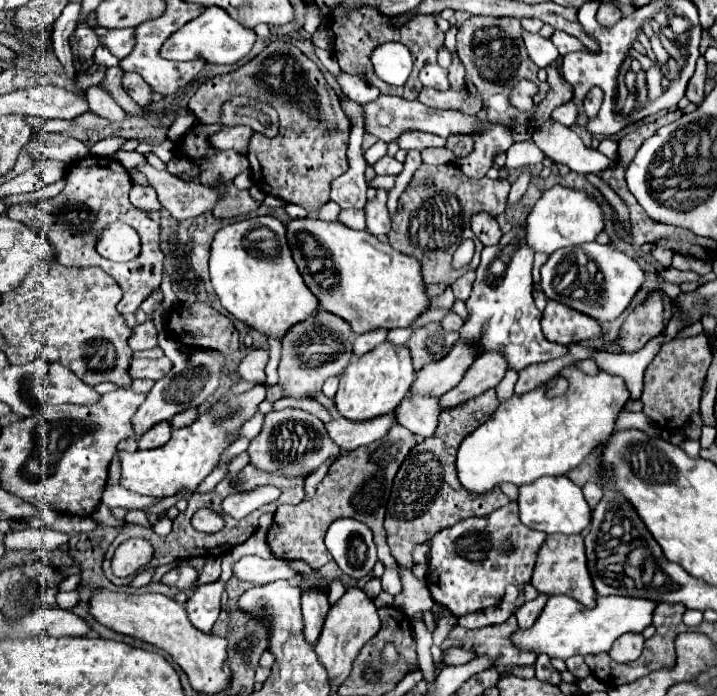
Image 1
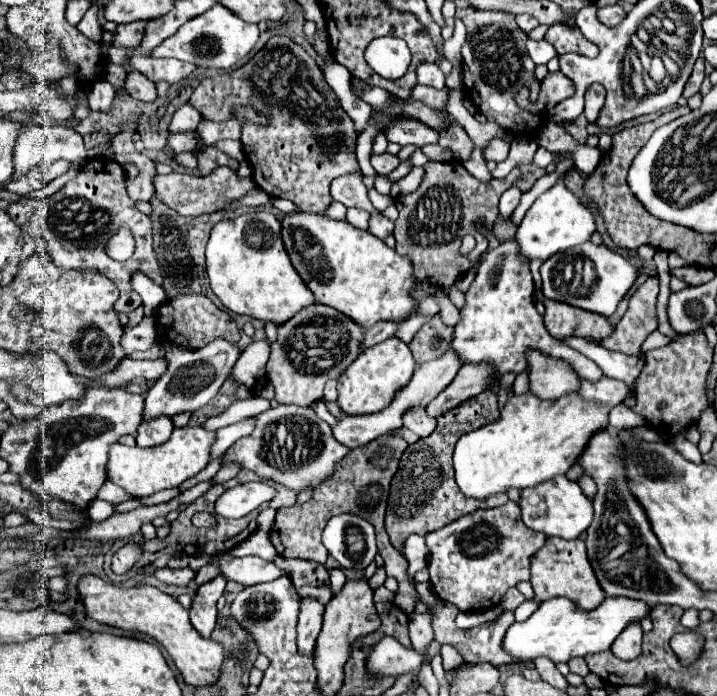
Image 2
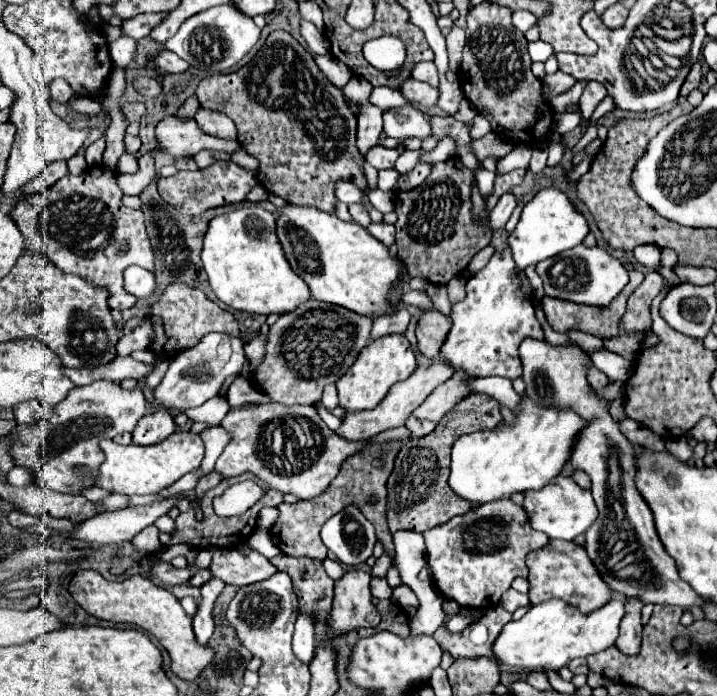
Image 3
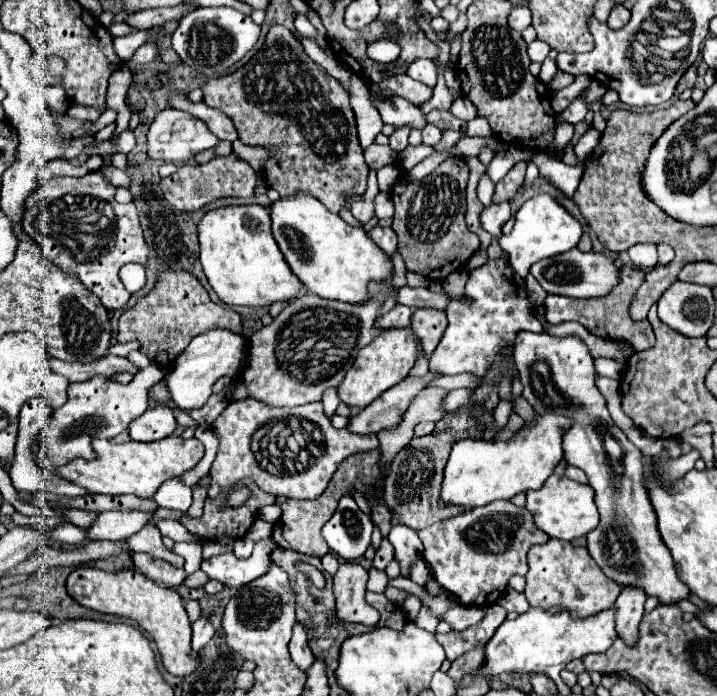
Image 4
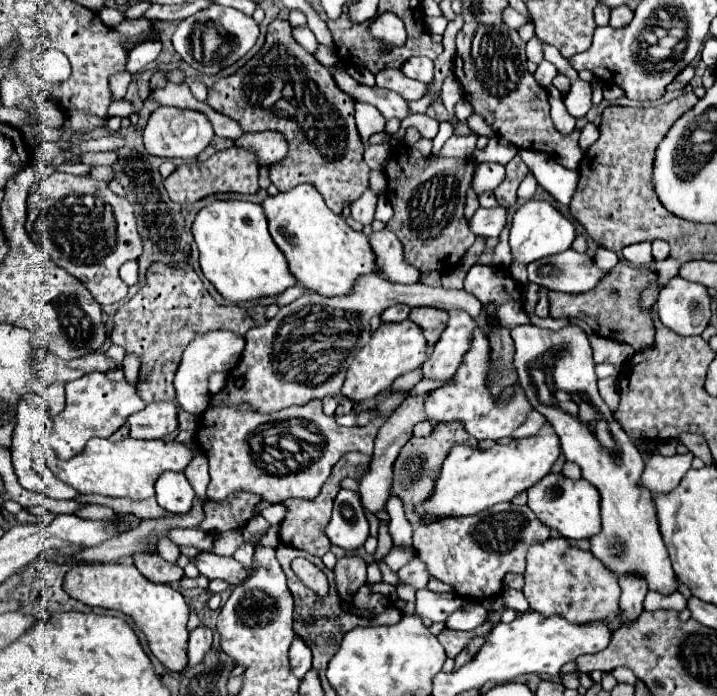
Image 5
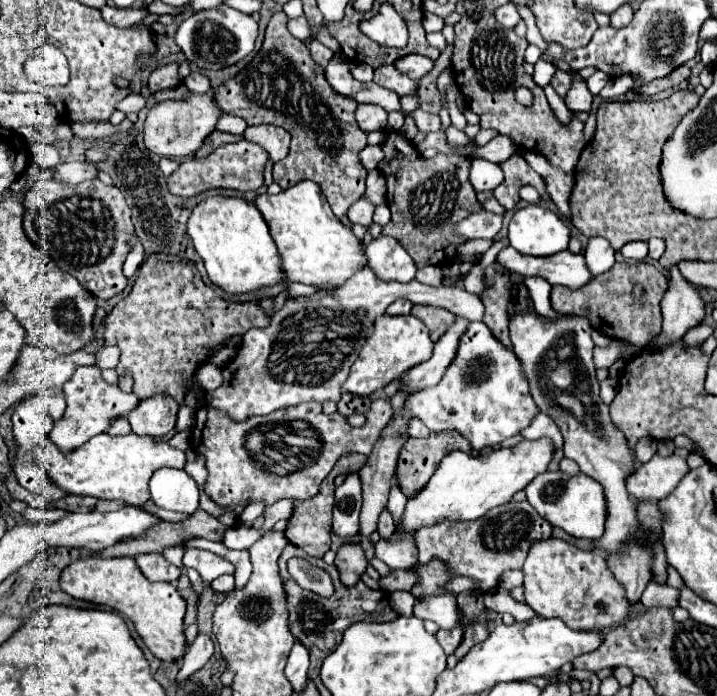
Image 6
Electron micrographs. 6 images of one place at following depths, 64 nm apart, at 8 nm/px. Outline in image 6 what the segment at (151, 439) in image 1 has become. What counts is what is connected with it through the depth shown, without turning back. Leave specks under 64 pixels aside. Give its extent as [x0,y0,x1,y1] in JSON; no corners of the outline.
[128,396,178,436]

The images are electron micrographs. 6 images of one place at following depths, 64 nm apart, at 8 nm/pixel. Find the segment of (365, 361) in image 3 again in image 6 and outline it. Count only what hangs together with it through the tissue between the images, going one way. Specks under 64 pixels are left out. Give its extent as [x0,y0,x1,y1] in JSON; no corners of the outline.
[344,316,432,396]

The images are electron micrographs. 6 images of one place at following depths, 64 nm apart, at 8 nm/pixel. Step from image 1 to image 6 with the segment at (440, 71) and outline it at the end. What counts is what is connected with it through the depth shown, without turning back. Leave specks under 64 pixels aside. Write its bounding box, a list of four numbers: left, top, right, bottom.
[394,54,434,80]

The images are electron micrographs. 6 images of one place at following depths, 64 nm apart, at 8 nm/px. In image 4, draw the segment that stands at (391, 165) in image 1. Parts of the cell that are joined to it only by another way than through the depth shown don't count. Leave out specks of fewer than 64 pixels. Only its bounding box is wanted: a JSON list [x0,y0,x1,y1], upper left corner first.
[364,144,398,170]

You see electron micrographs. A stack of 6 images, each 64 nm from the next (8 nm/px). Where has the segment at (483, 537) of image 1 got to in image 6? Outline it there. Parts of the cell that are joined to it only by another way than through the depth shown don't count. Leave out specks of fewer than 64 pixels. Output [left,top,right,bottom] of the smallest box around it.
[414,502,550,592]

